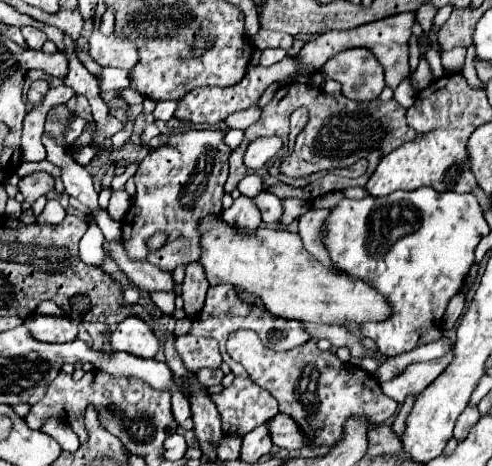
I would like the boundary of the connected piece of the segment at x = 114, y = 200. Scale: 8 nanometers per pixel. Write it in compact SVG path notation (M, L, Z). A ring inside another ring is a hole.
M111 190L111 200L109 200L109 206L107 206L107 212L113 220L119 222L121 216L127 214L129 204L131 204L131 198L125 190Z

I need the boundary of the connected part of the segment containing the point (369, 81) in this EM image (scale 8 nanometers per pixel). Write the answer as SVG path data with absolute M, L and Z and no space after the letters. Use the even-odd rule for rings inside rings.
M351 48L335 54L323 66L323 74L343 86L343 96L357 102L375 100L385 88L383 68L367 48Z

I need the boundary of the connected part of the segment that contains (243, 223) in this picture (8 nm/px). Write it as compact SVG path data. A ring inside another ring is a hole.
M239 196L229 210L223 210L221 218L227 224L233 224L237 230L245 230L247 234L259 226L259 210L247 196Z

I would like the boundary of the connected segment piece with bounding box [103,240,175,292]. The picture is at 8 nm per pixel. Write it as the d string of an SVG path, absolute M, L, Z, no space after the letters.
M103 242L105 252L117 262L117 266L121 268L121 272L137 286L143 288L147 292L157 292L157 290L165 290L165 292L173 292L173 278L169 272L149 264L147 260L131 260L123 248L121 242Z

